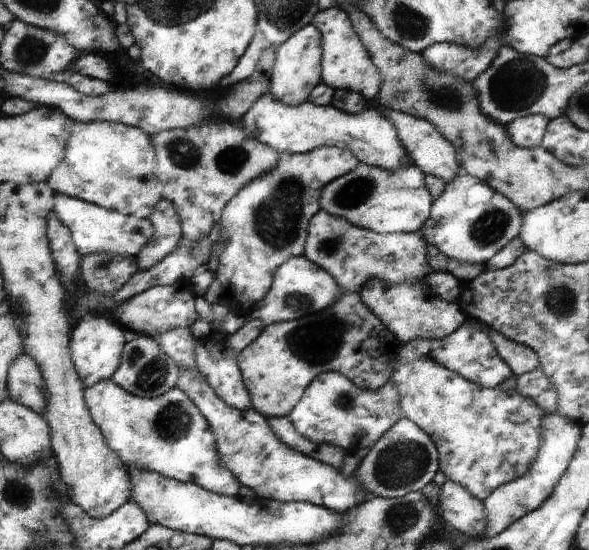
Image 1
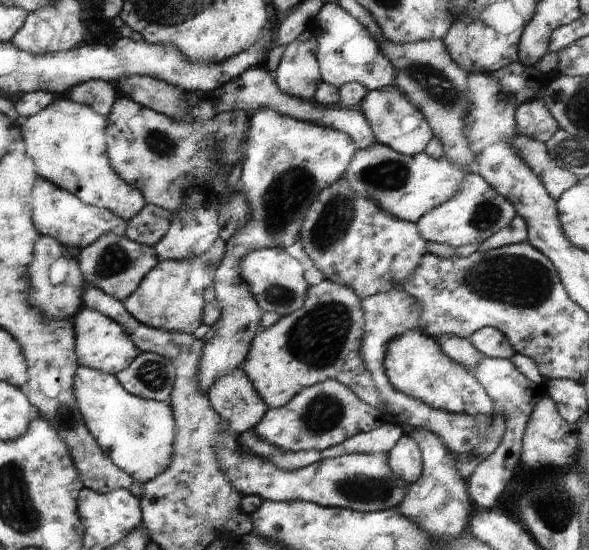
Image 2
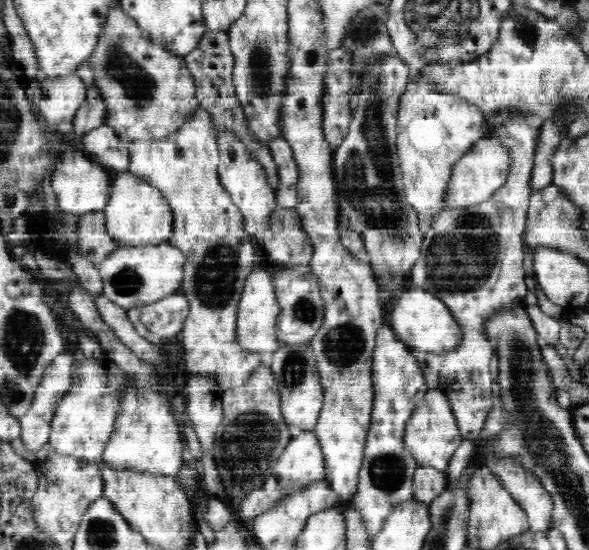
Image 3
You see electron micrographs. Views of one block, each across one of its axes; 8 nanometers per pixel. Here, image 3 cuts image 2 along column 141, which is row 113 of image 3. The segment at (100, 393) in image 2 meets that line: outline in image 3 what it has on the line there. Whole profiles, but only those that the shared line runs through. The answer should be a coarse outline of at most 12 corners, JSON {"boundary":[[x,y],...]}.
{"boundary":[[409,74],[396,115],[405,198],[441,210],[481,110]]}

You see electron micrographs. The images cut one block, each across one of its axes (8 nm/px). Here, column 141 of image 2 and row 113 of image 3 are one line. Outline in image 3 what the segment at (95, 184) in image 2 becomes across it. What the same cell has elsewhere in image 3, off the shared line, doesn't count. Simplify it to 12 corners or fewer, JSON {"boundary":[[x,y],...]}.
{"boundary":[[198,104],[162,138],[128,141],[129,171],[164,195],[186,254],[186,375],[225,391],[263,358],[236,343],[254,268]]}

